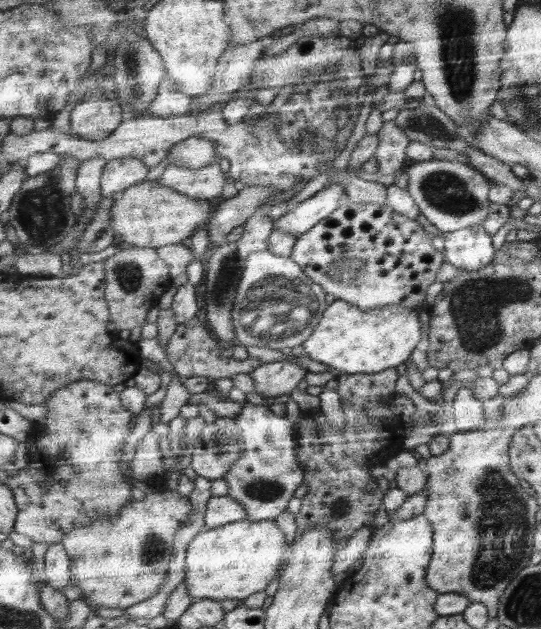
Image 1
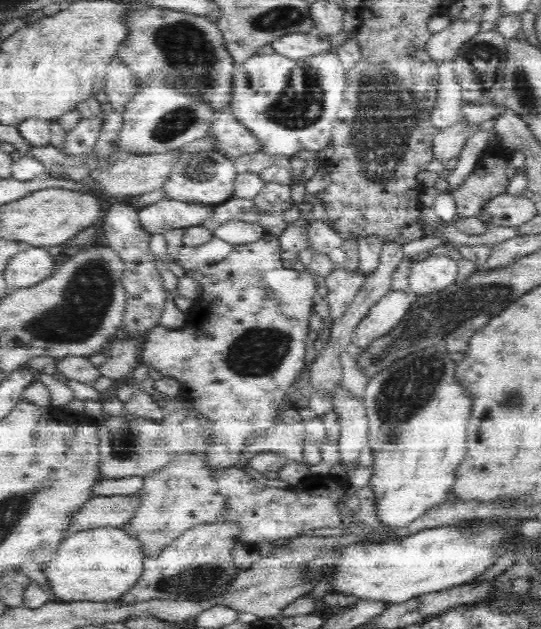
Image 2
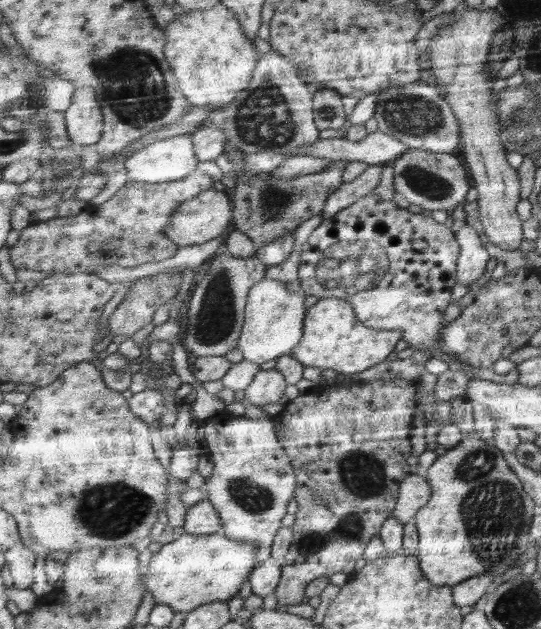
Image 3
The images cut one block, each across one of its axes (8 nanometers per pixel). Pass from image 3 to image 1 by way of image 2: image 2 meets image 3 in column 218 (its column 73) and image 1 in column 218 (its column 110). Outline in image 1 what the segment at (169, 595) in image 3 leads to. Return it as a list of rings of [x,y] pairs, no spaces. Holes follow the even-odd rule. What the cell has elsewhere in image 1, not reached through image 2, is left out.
[[[246,518],[202,530],[192,539],[185,554],[187,573],[183,581],[191,601],[238,599],[242,602],[256,592],[265,591],[268,583],[278,577],[286,544],[283,529],[271,520],[256,522]]]

